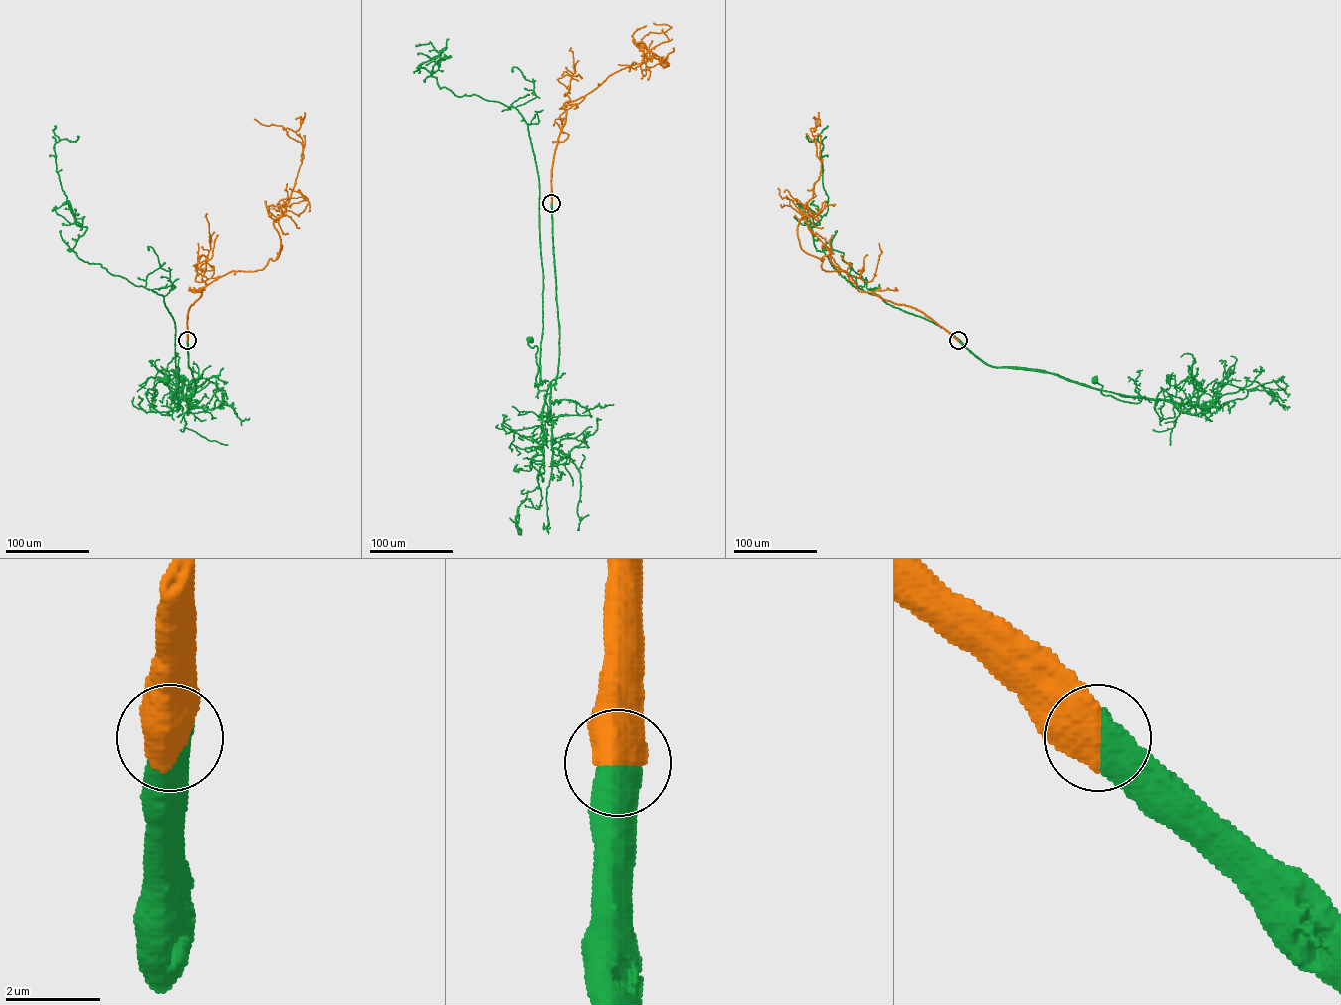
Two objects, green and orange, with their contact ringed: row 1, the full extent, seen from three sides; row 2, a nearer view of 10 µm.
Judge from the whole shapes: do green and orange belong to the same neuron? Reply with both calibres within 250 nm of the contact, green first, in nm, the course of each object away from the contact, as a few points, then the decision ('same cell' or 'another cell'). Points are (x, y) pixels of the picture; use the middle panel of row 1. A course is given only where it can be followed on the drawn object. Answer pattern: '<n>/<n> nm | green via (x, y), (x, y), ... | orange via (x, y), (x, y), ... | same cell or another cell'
650/850 nm | green via (551, 203), (559, 361), (556, 381), (546, 390), (540, 390), (536, 385), (537, 346), (531, 347), (530, 340) | orange via (551, 203), (563, 104), (639, 66), (639, 42), (663, 66), (667, 61), (653, 55), (618, 64) | same cell

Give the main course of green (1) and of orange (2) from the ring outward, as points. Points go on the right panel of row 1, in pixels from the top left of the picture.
1: (958, 340), (993, 366), (1054, 373), (1089, 387), (1145, 399), (1131, 403), (1104, 395), (1102, 385), (1095, 379)
2: (958, 340), (915, 308), (823, 270), (824, 258), (801, 248), (797, 227), (821, 169), (810, 129), (819, 119)

